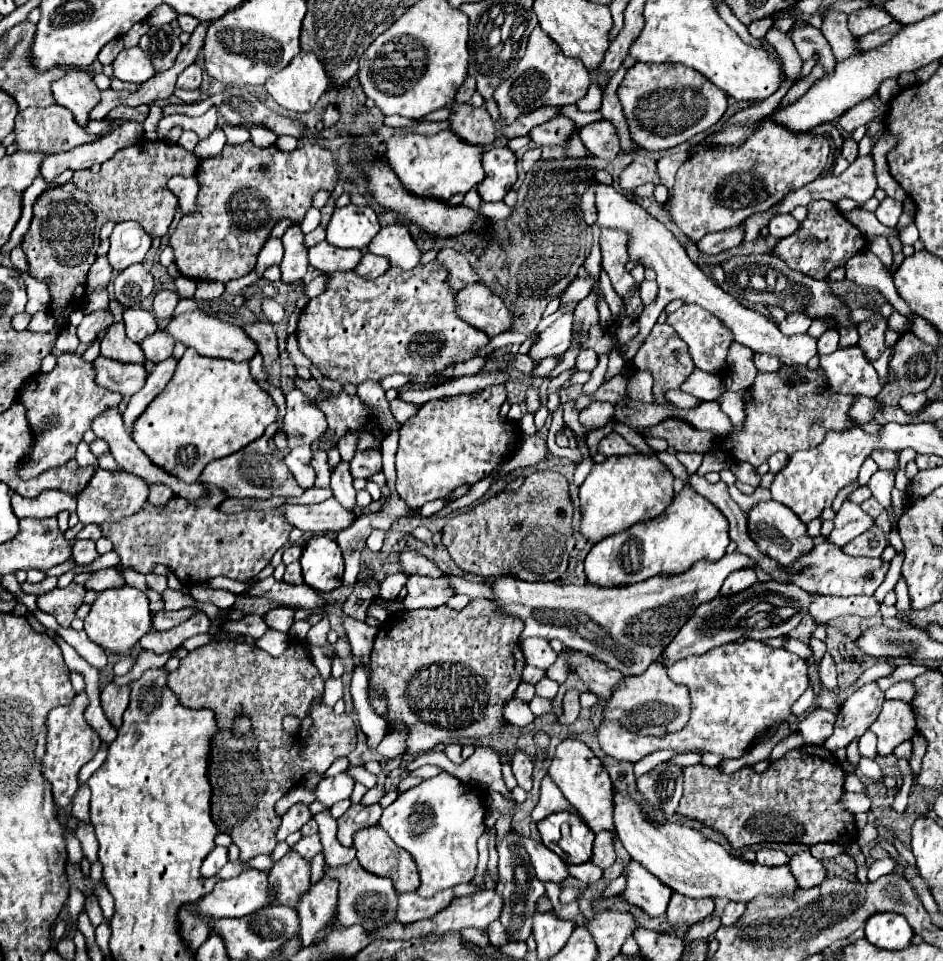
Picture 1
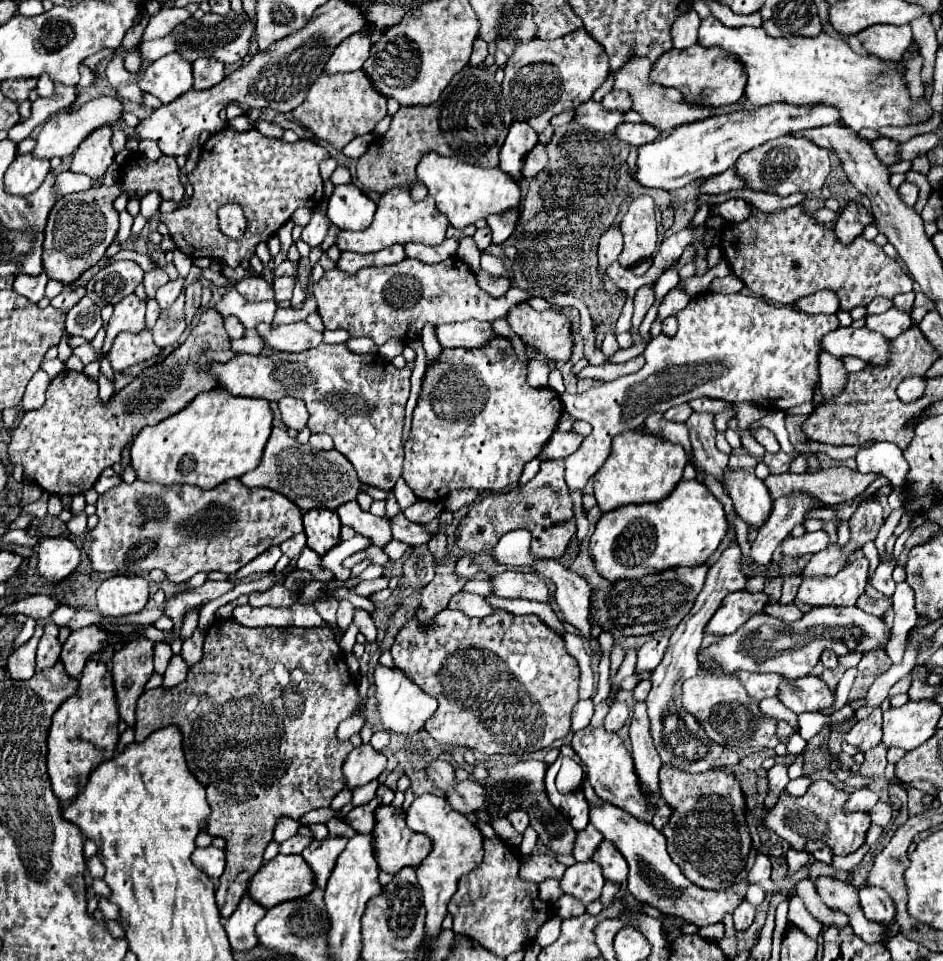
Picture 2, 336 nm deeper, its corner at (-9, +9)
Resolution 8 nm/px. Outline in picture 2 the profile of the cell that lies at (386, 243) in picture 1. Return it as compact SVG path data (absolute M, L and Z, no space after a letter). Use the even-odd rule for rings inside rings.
M395 186L393 190L383 194L381 200L377 202L377 214L373 218L373 224L361 232L341 232L337 238L337 246L341 252L351 250L351 252L359 252L359 254L377 252L377 250L383 250L391 244L407 244L407 242L421 242L421 244L435 246L445 240L447 226L449 226L447 216L443 216L437 210L437 206L431 198L415 202L409 196L407 188Z

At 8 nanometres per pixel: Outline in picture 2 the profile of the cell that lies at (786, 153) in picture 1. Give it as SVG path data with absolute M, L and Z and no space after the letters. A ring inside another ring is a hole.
M781 136L769 140L769 144L763 144L761 148L753 148L753 152L745 152L745 156L737 160L735 172L751 190L777 196L789 196L793 192L809 194L821 190L829 174L829 150L817 148L817 144L801 136Z

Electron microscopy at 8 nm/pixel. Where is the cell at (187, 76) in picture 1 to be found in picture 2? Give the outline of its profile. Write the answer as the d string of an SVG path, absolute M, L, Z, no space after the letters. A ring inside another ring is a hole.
M197 58L193 62L193 78L195 78L195 84L193 84L195 90L213 88L215 84L219 84L225 78L223 64L217 60L211 60L211 58Z

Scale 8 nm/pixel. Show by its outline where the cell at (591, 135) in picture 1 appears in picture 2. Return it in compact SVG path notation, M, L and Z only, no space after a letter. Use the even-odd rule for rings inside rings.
M623 122L623 124L619 124L619 128L613 134L615 134L617 140L627 142L631 146L643 146L647 142L653 142L659 136L659 132L653 126L645 124L645 122L641 122L641 124Z

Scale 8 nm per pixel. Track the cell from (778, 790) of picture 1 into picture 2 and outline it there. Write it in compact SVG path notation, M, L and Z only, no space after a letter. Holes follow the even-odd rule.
M817 780L809 786L807 794L801 798L791 796L789 792L781 792L777 804L767 810L763 826L779 834L795 850L809 850L813 854L815 850L829 846L833 848L835 854L845 856L849 852L855 852L865 842L865 832L871 824L867 812L845 814L841 810L847 798L849 794L837 790L829 780Z

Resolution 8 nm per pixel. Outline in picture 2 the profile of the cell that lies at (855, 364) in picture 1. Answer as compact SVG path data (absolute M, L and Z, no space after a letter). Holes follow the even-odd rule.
M891 308L877 316L867 316L867 328L873 332L881 332L887 340L897 338L901 332L905 332L911 326L909 312L901 312L897 308Z

